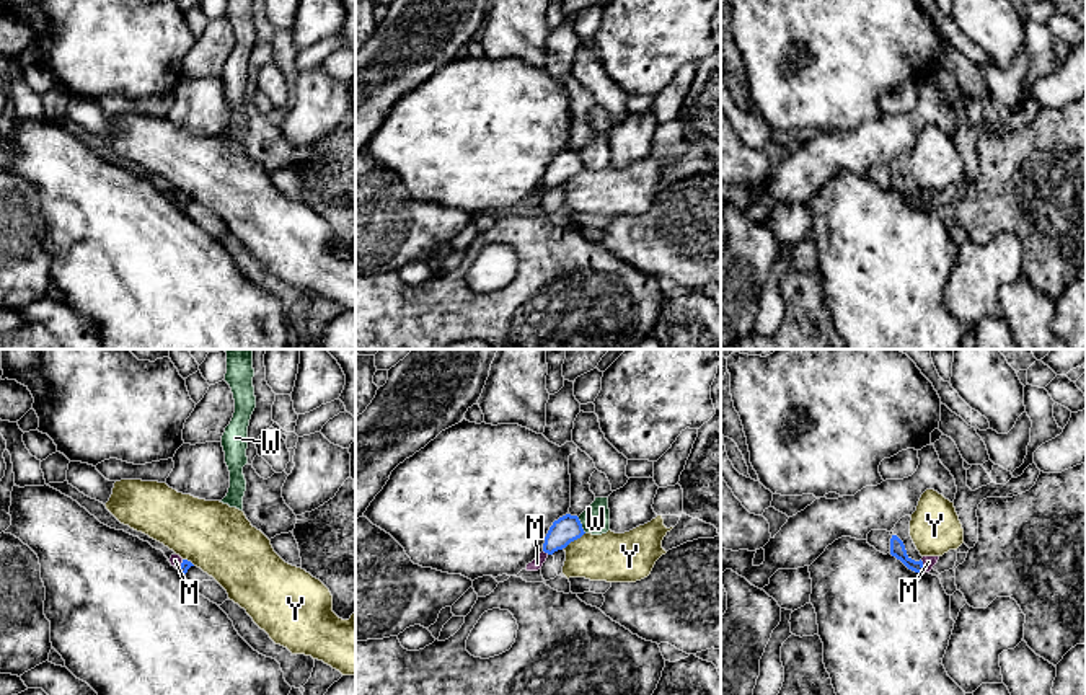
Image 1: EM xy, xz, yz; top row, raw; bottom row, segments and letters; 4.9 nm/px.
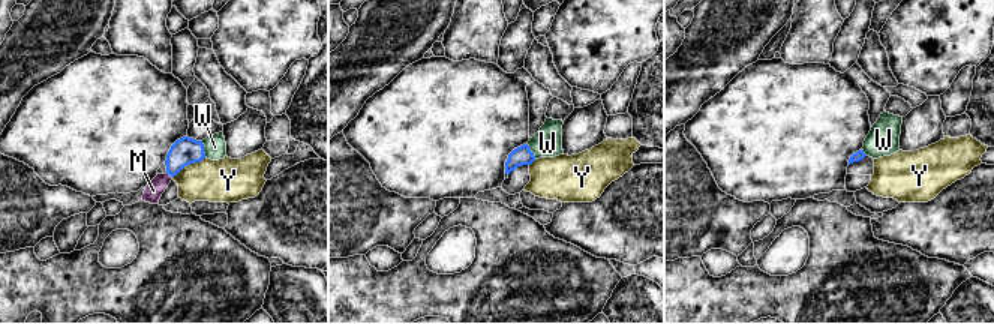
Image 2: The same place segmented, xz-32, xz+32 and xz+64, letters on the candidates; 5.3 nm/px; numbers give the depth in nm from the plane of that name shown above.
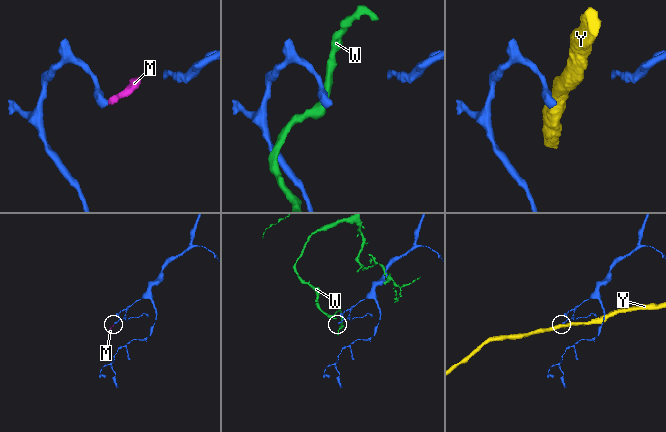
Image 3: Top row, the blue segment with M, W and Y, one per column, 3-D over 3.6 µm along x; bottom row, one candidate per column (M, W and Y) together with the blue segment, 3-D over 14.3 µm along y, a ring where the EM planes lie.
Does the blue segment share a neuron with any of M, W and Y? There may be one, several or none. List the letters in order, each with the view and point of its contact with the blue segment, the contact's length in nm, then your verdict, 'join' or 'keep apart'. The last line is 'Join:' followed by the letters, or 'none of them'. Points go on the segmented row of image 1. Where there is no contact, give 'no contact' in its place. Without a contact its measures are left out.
M: contact yz (923, 566); length 70 nm; join
W: contact xz (581, 526); length 90 nm; keep apart
Y: contact xz (574, 539); length 130 nm; keep apart
Join: M

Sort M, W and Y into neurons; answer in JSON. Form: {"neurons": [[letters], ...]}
{"neurons": [["M"], ["W"], ["Y"]]}

